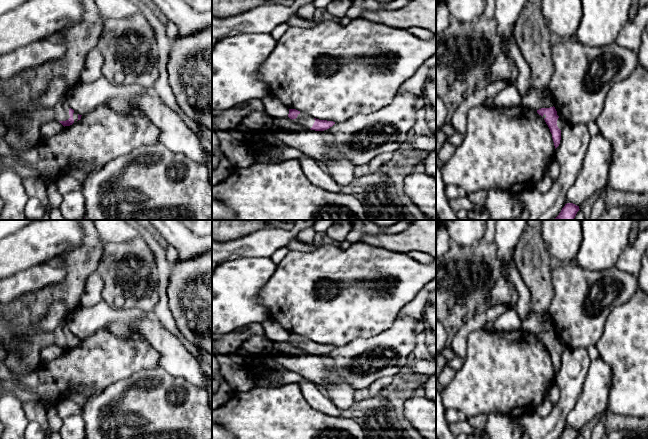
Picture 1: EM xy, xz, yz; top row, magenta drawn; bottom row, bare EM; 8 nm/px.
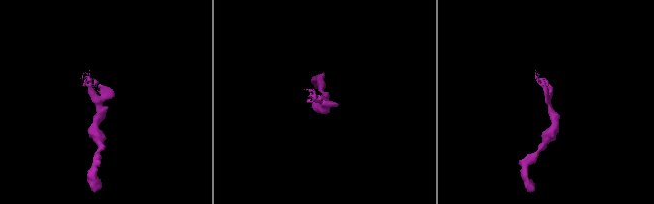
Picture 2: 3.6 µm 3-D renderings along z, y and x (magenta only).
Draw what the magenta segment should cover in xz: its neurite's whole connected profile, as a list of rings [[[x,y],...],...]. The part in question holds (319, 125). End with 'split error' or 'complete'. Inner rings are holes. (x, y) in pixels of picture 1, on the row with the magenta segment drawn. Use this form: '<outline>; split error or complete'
[[[289,109],[288,117],[293,121],[303,125],[305,128],[315,130],[315,131],[324,131],[332,127],[335,122],[327,120],[319,120],[313,117],[306,115],[303,112],[300,112],[296,109]]]; split error

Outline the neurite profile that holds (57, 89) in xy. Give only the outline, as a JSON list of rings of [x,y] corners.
[[[54,77],[47,87],[47,89],[35,100],[32,100],[32,104],[38,104],[44,108],[51,108],[56,103],[66,98],[67,92],[73,86],[69,86],[64,77]]]

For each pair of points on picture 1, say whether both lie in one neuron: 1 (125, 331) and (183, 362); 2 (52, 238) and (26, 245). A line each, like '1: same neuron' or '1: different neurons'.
1: same neuron
2: same neuron

